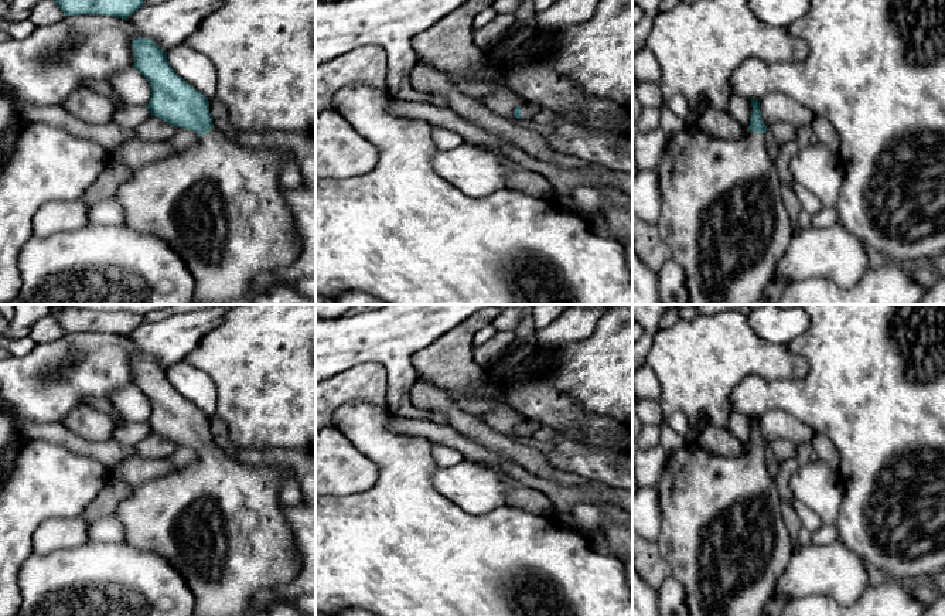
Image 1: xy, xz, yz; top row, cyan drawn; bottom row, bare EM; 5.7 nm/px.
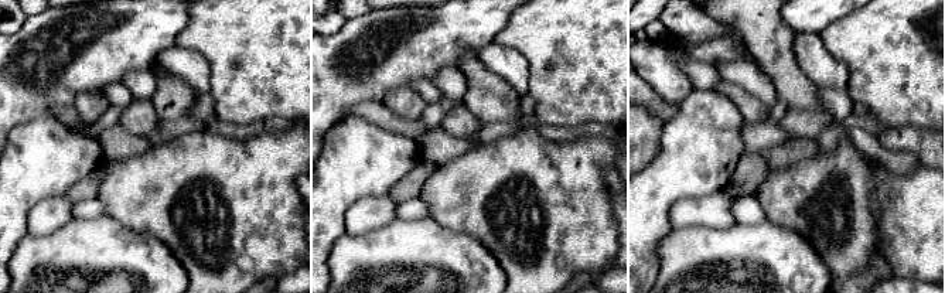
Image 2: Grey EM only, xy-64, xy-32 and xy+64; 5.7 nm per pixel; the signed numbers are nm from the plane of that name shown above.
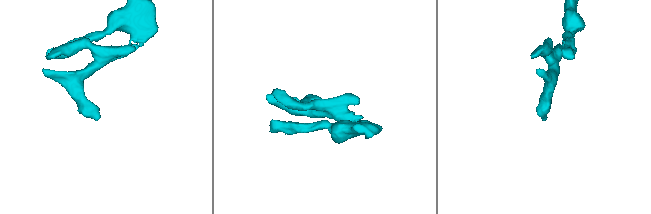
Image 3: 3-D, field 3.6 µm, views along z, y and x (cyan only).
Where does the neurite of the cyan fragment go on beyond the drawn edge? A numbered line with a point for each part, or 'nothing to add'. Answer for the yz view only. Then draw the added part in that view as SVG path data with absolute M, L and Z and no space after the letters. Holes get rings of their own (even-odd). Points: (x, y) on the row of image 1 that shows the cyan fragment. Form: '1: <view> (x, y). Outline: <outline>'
1: yz (723, 218). Outline: M686 127L668 139L656 174L662 198L656 227L672 259L685 270L688 304L755 304L792 238L779 176L768 156L764 133L747 130L740 139L723 140L699 127Z

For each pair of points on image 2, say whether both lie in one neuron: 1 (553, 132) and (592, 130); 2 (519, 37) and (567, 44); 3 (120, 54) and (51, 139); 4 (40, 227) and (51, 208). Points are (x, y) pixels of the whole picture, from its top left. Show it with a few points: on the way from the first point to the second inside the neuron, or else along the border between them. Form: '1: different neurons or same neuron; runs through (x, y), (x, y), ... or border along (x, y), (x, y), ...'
1: same neuron; runs through (563, 132), (582, 130)
2: same neuron; runs through (531, 37), (556, 37)
3: different neurons; border along (53, 118), (33, 118), (20, 125)
4: same neuron; runs through (40, 222), (50, 213)

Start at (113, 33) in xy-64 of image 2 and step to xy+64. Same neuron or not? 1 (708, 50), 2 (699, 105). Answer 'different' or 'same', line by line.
1: same
2: different

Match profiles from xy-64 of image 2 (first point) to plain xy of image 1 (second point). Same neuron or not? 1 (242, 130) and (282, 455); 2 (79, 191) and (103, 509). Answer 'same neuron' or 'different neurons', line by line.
1: same neuron
2: same neuron

